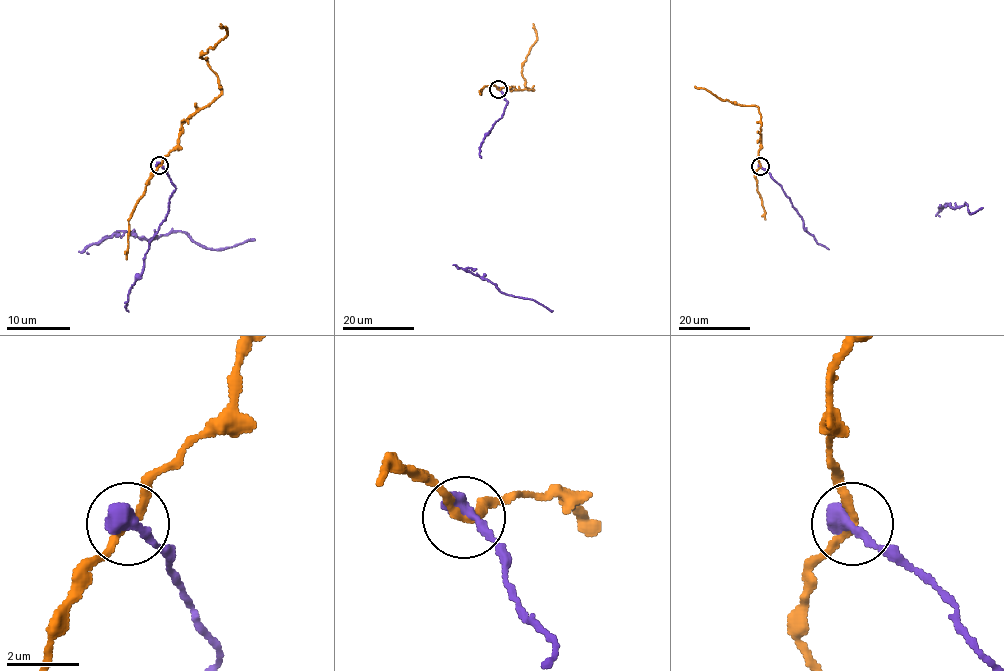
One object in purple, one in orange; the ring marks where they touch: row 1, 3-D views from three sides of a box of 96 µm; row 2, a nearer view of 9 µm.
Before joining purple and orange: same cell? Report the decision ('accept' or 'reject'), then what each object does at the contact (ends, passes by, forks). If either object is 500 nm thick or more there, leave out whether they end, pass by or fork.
reject

